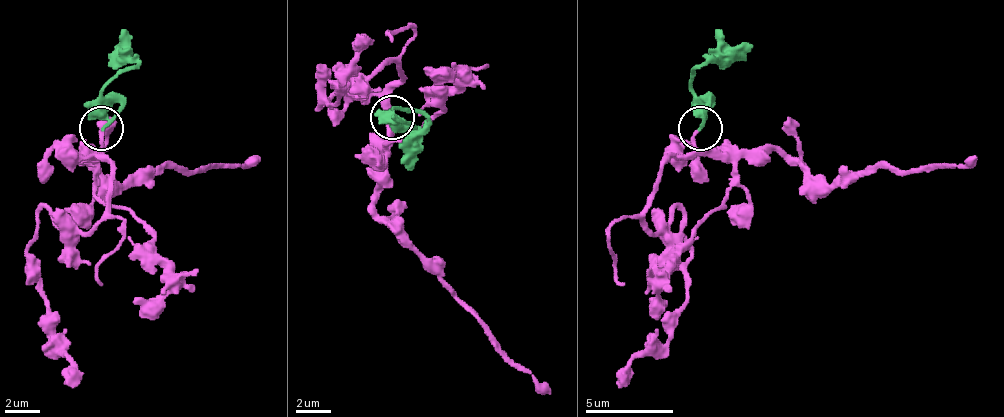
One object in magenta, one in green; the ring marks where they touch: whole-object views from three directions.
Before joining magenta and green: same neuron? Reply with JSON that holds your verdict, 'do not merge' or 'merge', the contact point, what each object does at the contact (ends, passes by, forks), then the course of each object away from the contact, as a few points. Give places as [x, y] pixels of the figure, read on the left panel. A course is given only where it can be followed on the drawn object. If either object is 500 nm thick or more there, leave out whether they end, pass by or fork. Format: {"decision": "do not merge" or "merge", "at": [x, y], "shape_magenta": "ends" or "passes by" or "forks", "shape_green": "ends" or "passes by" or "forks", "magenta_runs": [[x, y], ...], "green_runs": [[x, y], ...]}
{"decision": "merge", "at": [101, 128], "shape_magenta": "ends", "shape_green": "passes by", "magenta_runs": [[100, 131], [105, 215], [78, 233], [43, 211], [30, 259], [74, 387]], "green_runs": [[100, 127], [105, 87], [135, 65], [118, 43]]}

